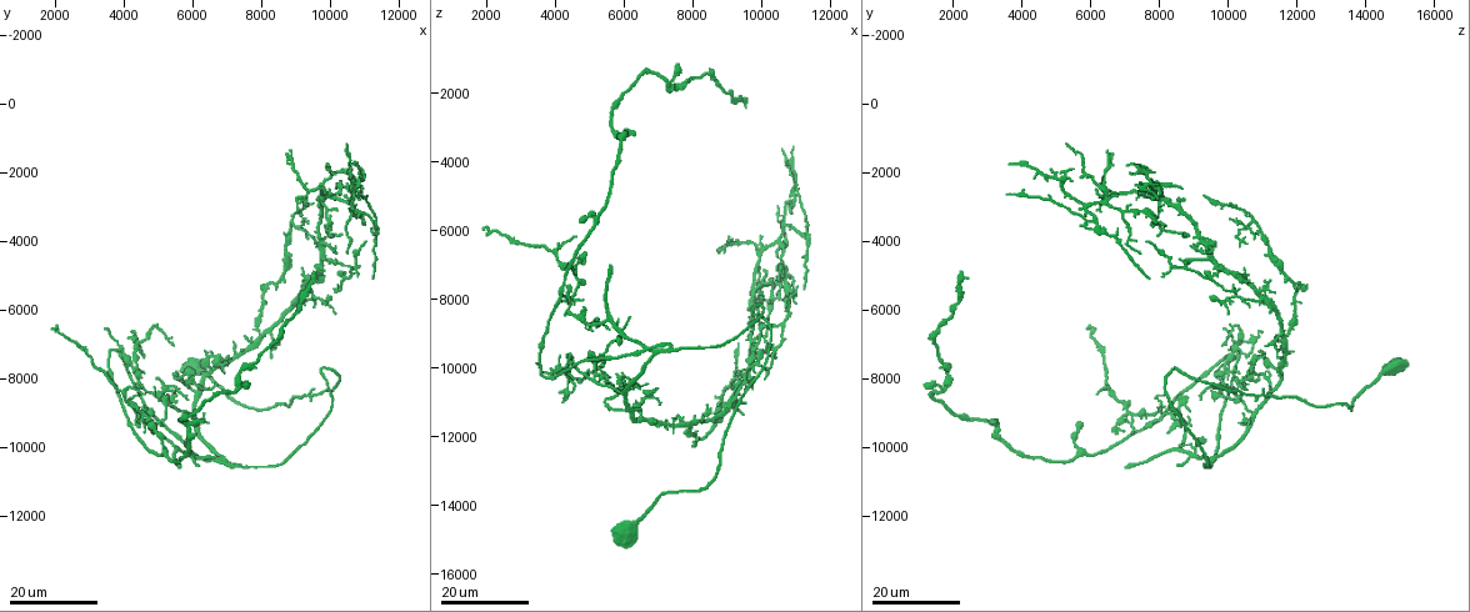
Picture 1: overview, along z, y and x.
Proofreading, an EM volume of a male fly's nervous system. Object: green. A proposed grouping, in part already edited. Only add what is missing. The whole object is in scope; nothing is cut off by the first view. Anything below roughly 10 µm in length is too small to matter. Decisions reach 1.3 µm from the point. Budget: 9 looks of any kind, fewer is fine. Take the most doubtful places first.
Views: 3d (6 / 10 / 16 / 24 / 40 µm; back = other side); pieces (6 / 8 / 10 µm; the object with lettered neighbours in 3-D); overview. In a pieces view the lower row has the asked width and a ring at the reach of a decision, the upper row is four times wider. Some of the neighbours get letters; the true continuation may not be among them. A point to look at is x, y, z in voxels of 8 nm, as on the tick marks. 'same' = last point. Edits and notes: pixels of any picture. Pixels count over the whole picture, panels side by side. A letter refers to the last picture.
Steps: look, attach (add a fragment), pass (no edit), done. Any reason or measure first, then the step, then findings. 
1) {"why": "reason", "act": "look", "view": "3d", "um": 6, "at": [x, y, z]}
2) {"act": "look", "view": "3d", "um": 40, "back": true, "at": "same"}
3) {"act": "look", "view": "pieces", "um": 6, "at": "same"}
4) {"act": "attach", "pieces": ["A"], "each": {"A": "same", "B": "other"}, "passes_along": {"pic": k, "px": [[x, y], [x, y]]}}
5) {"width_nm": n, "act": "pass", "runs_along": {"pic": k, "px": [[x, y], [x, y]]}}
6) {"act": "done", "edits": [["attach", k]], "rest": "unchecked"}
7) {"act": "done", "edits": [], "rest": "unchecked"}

{"why": "free end", "act": "look", "view": "3d", "um": 24, "at": [5500, 10500, 7000]}

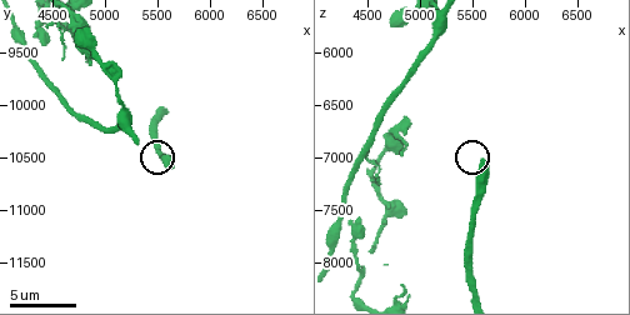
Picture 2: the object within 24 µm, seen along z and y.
{"act": "look", "view": "3d", "um": 10, "at": [5600, 10580, 7040]}

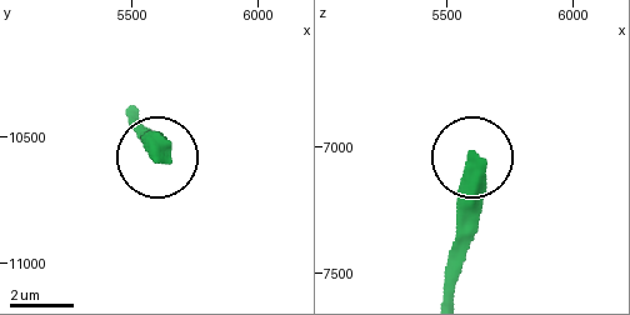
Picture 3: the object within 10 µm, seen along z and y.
{"why": "see the neighbours", "act": "look", "view": "pieces", "um": 6, "at": [5600, 10580, 7030]}

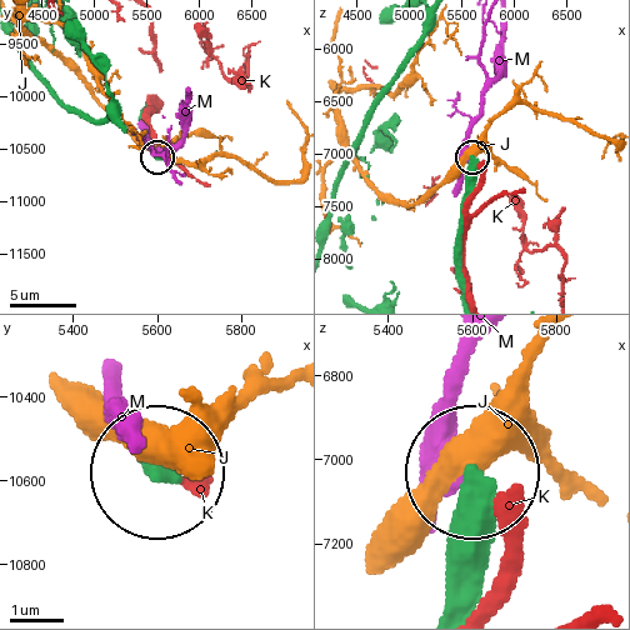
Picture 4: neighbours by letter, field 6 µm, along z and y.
{"act": "pass", "each": {"J": "other", "K": "other", "M": "other"}, "runs_along": {"pic": 4, "px": [[450, 596], [473, 480]]}, "found": "no lettered fragment goes on from it"}

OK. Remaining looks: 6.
{"why": "free end", "act": "look", "view": "3d", "um": 24, "at": [6200, 10600, 8600]}

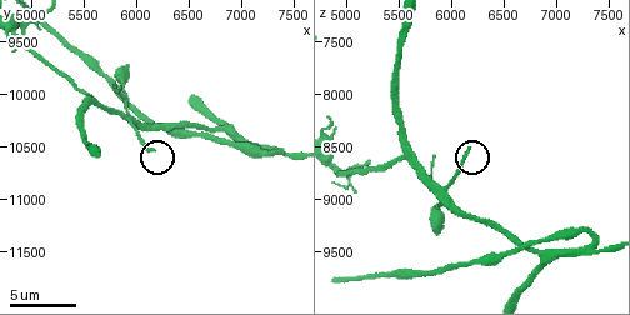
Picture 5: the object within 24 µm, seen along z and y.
{"act": "look", "view": "pieces", "um": 10, "at": [6160, 10540, 8540]}

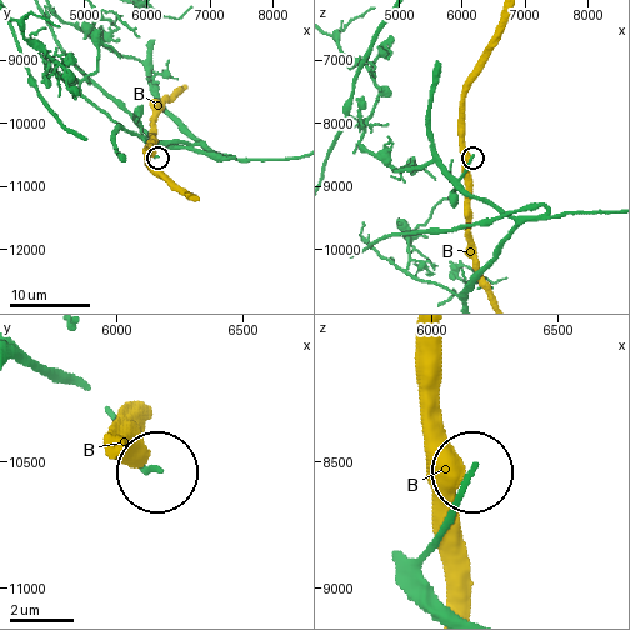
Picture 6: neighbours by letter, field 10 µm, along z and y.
{"act": "pass", "each": {"B": "other"}, "runs_along": {"pic": 6, "px": [[550, 215], [510, 218], [470, 195], [460, 179], [471, 158]]}, "found": "none of them fits"}

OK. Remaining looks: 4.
{"why": "tapers out", "act": "look", "view": "3d", "um": 24, "at": [9400, 3500, 10400]}

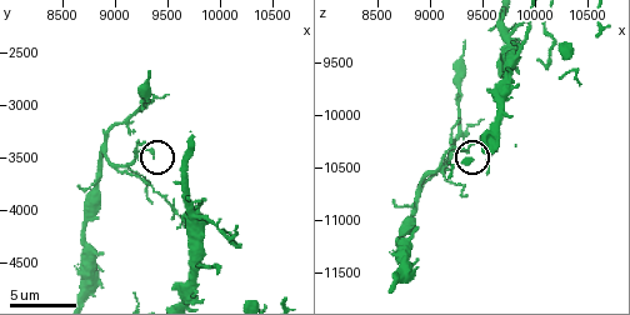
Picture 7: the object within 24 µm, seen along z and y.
{"act": "look", "view": "pieces", "um": 10, "at": [9380, 3480, 10380]}

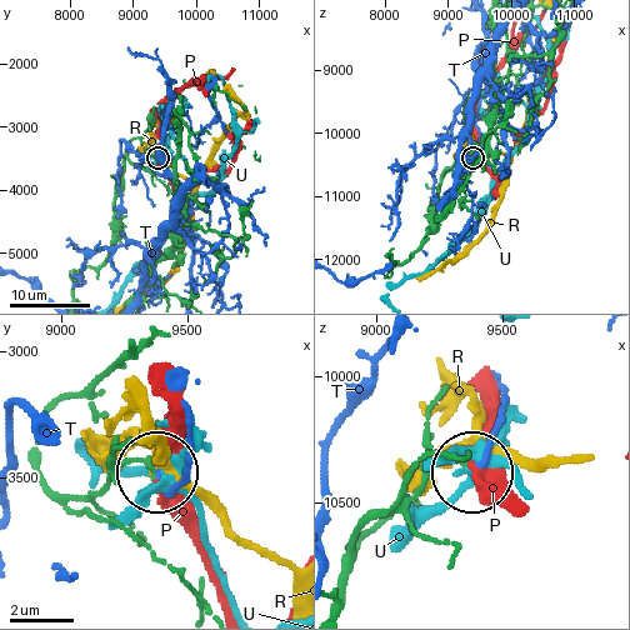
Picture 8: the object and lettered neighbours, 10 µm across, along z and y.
{"width_nm": 190, "act": "pass", "each": {"P": "other", "R": "other", "T": "other", "U": "other"}, "found": "none of them fits"}

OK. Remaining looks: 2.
{"why": "branch stops here", "act": "look", "view": "3d", "um": 16, "at": [6100, 9600, 3100]}

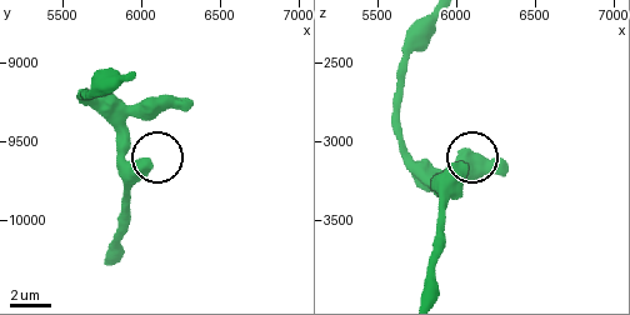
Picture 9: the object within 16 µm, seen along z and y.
{"act": "look", "view": "pieces", "um": 6, "at": [6040, 9640, 3160]}

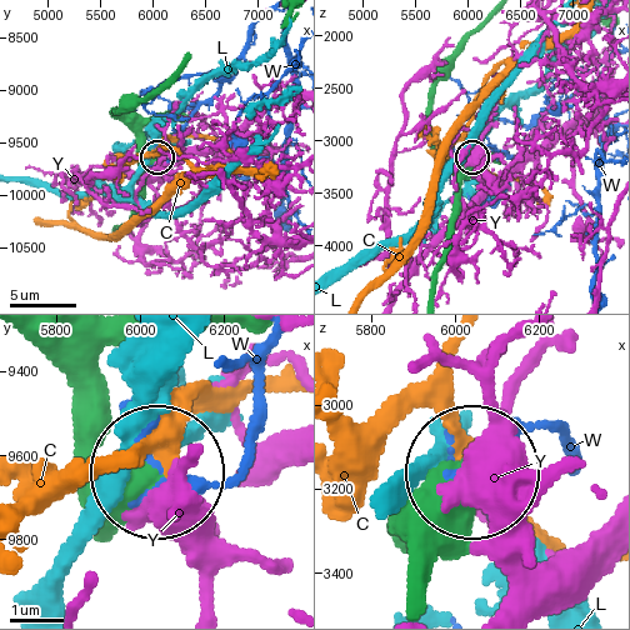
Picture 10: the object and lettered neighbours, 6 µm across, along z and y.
{"act": "pass", "each": {"C": "other", "L": "other", "W": "other", "Y": "other"}, "runs_along": {"pic": 10, "px": [[103, 538], [148, 479]]}, "found": "none of them fits"}

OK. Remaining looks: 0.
{"act": "done", "edits": [], "rest": "unchecked"}

